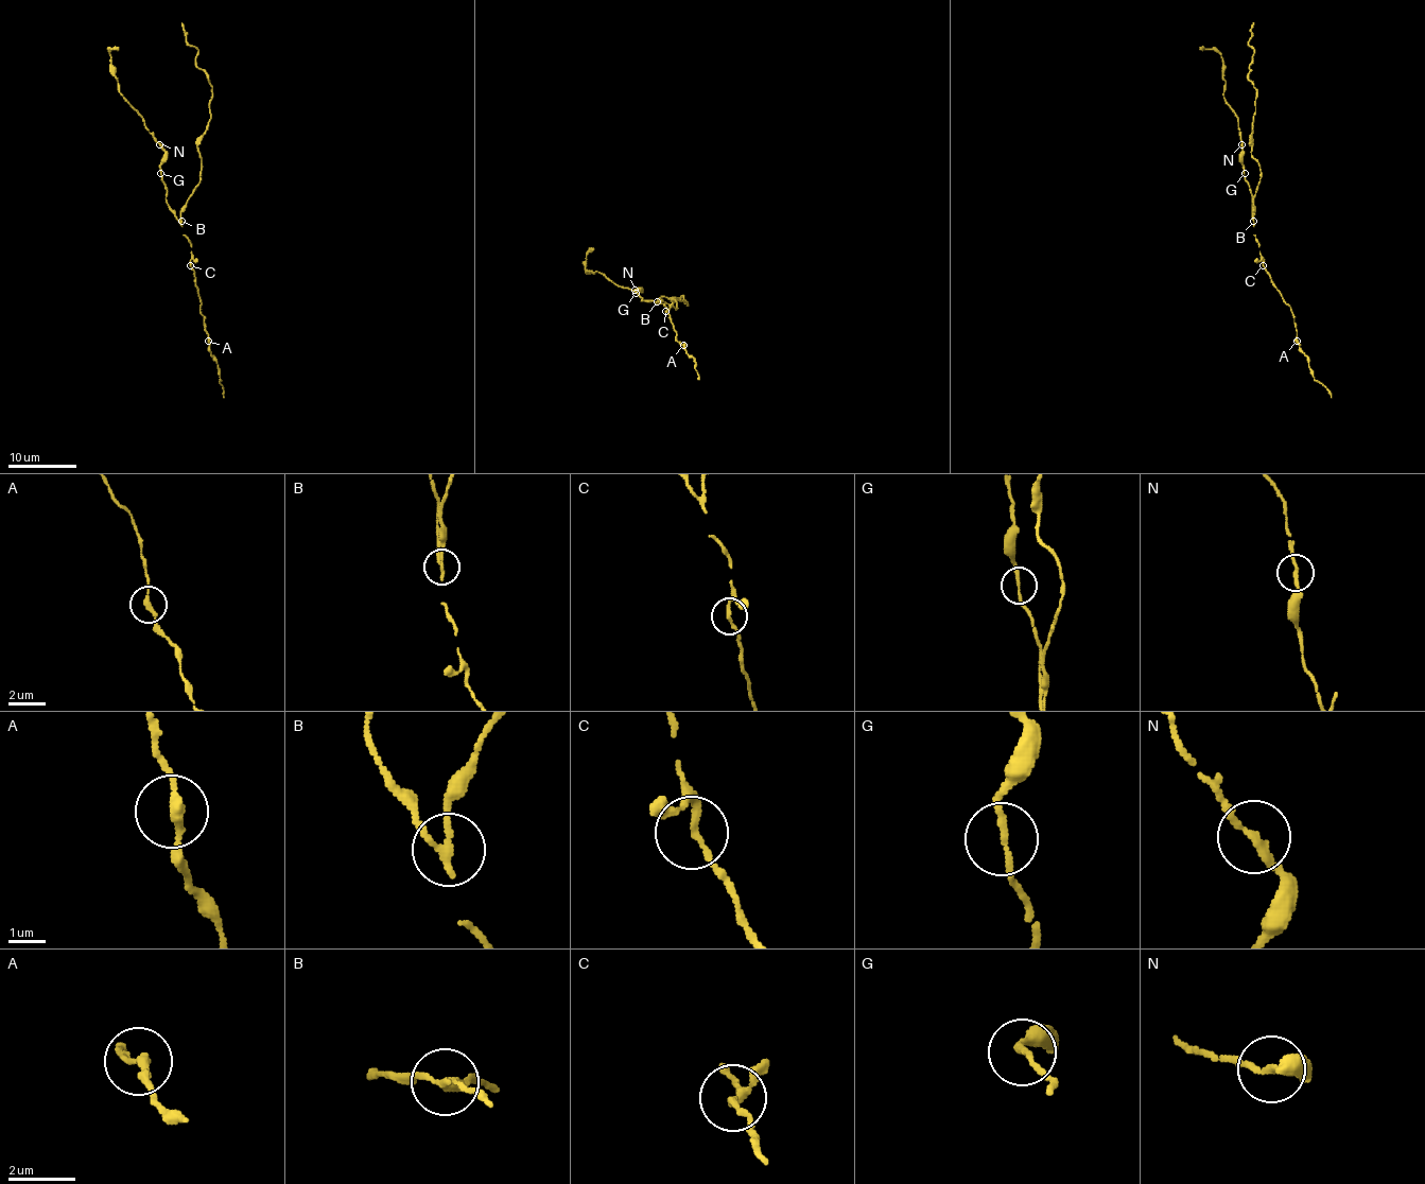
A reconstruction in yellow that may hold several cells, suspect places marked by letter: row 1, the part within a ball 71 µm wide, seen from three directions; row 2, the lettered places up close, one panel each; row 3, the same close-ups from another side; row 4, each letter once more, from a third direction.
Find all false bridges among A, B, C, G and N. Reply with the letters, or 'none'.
B

